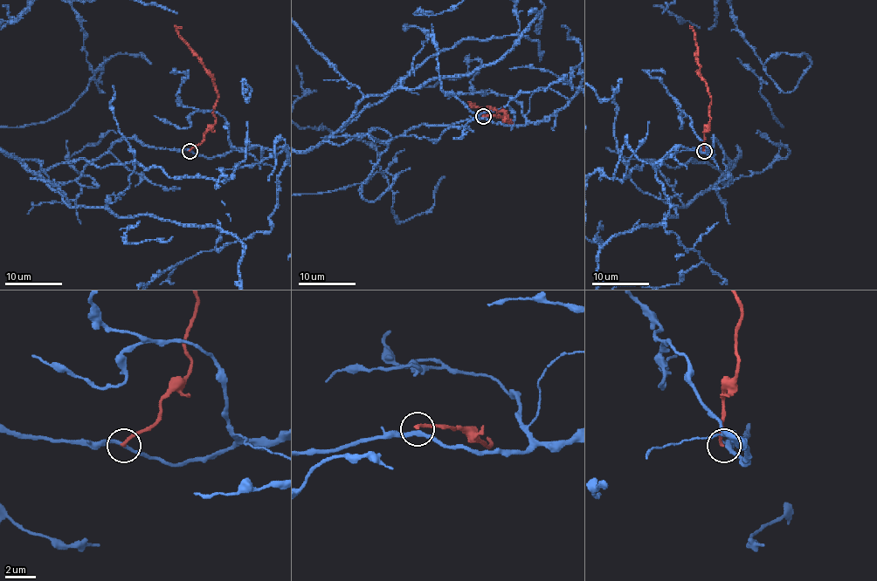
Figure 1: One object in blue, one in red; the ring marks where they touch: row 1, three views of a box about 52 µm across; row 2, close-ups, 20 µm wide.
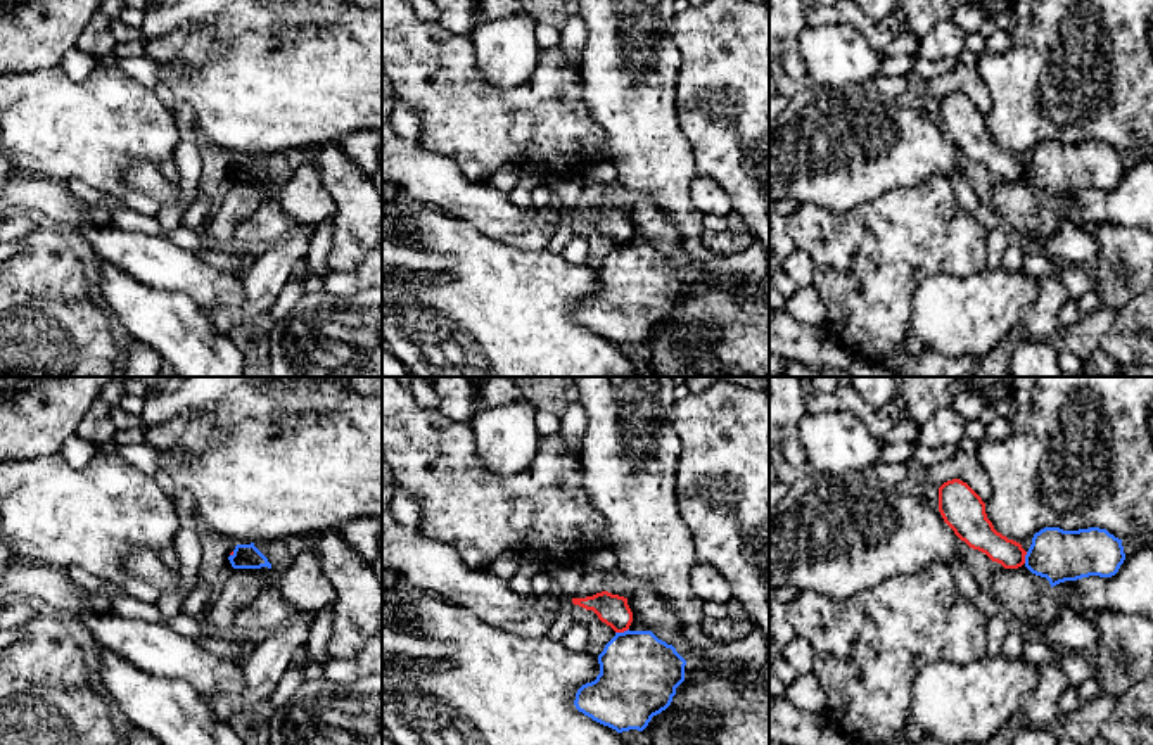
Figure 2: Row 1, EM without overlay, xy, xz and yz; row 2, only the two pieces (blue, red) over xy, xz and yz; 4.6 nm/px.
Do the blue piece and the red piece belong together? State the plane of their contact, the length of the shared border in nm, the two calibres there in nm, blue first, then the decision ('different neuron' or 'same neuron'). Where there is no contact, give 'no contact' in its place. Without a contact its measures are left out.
xz | 70 nm | 360/140 nm | different neuron

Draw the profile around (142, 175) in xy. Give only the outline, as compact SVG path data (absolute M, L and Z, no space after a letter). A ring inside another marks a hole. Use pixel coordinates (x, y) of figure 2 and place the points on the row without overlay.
M137 159L123 173L123 181L128 188L138 190L161 204L178 201L178 185L166 180L161 173L161 168L156 164Z

